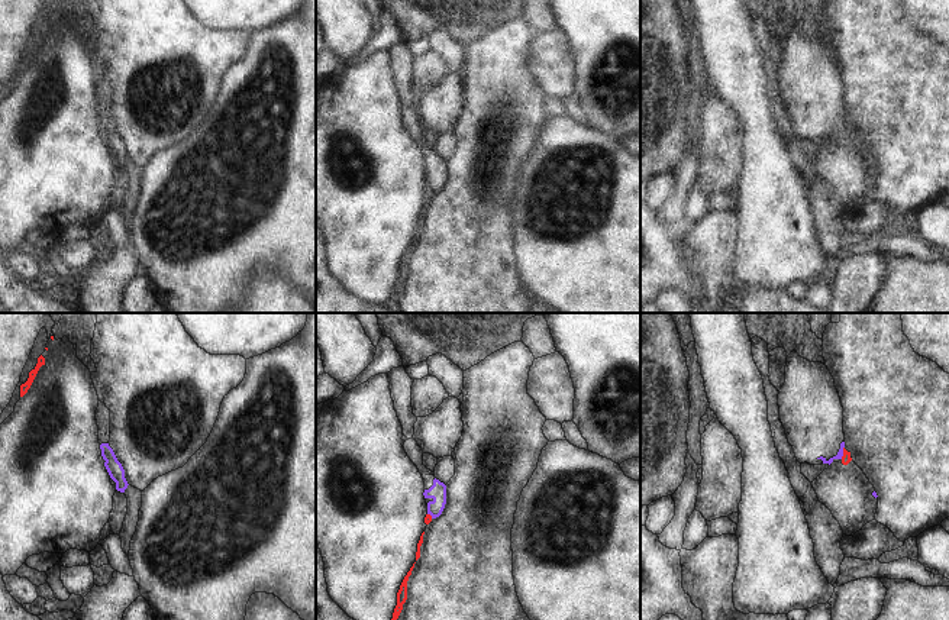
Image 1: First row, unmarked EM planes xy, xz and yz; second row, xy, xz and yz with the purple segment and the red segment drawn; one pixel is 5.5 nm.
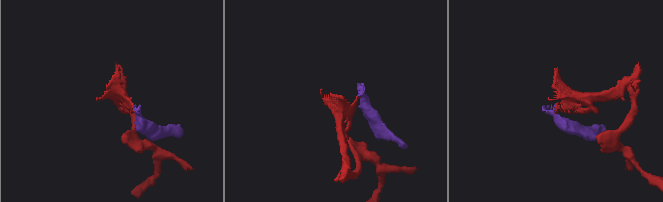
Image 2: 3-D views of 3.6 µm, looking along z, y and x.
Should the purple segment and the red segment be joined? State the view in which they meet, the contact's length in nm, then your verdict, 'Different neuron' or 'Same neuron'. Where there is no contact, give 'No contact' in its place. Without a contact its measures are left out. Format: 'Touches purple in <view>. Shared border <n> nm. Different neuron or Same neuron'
Touches purple in yz. Shared border 70 nm. Different neuron.

